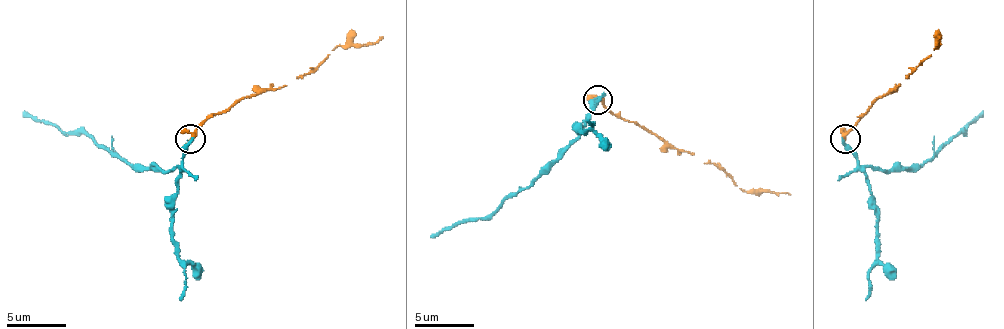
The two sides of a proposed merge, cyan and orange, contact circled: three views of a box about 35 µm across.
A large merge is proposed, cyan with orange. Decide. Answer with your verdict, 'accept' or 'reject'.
reject

